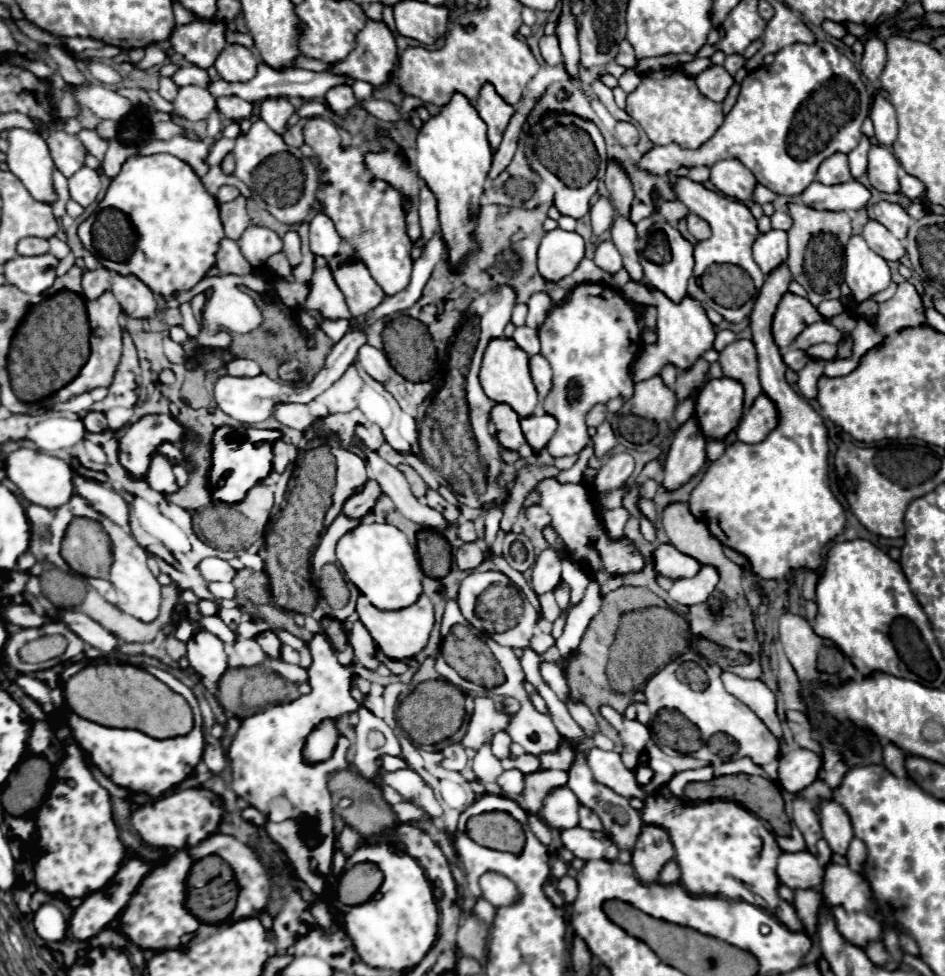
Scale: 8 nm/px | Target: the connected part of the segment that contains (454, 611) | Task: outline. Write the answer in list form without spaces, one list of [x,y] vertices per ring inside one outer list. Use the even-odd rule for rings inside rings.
[[[455,600],[447,602],[445,611],[443,614],[440,633],[442,636],[446,636],[449,633],[449,629],[457,623],[462,623],[462,615],[460,615],[460,609]]]

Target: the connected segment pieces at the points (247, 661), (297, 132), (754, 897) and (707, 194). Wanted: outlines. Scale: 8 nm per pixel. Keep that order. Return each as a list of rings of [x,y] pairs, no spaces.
[[[238,639],[238,643],[234,645],[234,649],[240,655],[244,667],[252,667],[252,665],[260,665],[260,663],[266,665],[264,663],[266,653],[260,649],[260,645],[254,639]]]
[[[300,119],[294,127],[290,127],[286,133],[284,133],[284,141],[292,147],[300,147],[304,143],[304,137],[302,137],[302,127],[304,127],[306,119]]]
[[[648,797],[644,801],[642,819],[644,823],[656,823],[664,827],[670,835],[670,841],[676,851],[676,861],[680,865],[682,877],[680,883],[694,895],[708,893],[708,895],[722,895],[728,899],[744,899],[752,905],[764,907],[772,915],[776,915],[786,927],[792,927],[792,931],[802,931],[800,919],[796,919],[796,911],[792,911],[792,905],[778,897],[778,879],[776,879],[776,859],[780,855],[780,847],[772,835],[772,831],[766,827],[766,823],[758,817],[754,817],[750,811],[740,807],[732,801],[706,801],[698,805],[676,805],[674,801],[666,801],[660,797]]]
[[[680,175],[680,177],[674,177],[670,183],[672,183],[672,189],[676,193],[676,199],[682,201],[688,207],[690,213],[696,213],[698,217],[702,217],[712,229],[710,239],[700,241],[694,247],[696,267],[693,269],[693,276],[700,279],[704,269],[708,265],[712,265],[712,263],[734,263],[734,265],[740,265],[742,269],[746,269],[750,273],[750,277],[754,279],[756,289],[760,289],[762,283],[764,283],[764,275],[762,275],[760,267],[754,263],[754,259],[752,259],[752,243],[758,239],[760,231],[758,231],[758,221],[750,213],[750,209],[742,201],[736,201],[732,197],[726,197],[726,195],[720,195],[716,191],[710,191],[702,183],[692,181],[690,177]]]

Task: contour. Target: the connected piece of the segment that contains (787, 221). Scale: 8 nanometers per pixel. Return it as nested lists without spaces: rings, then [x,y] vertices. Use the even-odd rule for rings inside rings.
[[[776,211],[770,219],[772,219],[772,229],[784,229],[784,231],[788,231],[792,227],[792,219],[790,219],[788,213]]]

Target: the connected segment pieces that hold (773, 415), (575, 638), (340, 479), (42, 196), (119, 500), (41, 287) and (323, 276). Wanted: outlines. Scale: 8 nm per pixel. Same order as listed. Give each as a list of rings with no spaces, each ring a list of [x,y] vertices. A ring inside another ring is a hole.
[[[760,395],[752,409],[742,417],[736,435],[744,443],[760,443],[772,429],[778,427],[778,407],[768,395]]]
[[[590,583],[586,587],[584,599],[570,609],[566,625],[564,625],[564,633],[556,641],[562,657],[570,657],[578,649],[586,627],[590,625],[592,617],[600,611],[600,597],[602,597],[600,595],[600,585],[598,583]]]
[[[338,435],[330,439],[330,445],[332,445],[332,453],[336,457],[336,469],[338,469],[336,471],[334,505],[340,511],[344,501],[350,495],[354,495],[356,491],[360,491],[364,487],[364,483],[368,481],[368,477],[366,477],[366,461],[360,455],[344,449]]]
[[[10,129],[8,131],[8,169],[24,183],[30,195],[38,201],[54,203],[54,187],[52,187],[52,167],[54,161],[50,157],[46,141],[36,131],[26,129]]]
[[[74,479],[74,493],[84,495],[84,499],[88,499],[88,503],[92,503],[92,507],[100,515],[108,517],[112,523],[120,527],[130,527],[130,505],[116,491],[110,491],[96,481],[78,485]]]
[[[52,253],[24,257],[16,255],[4,265],[4,277],[10,285],[18,287],[24,293],[40,295],[52,287],[56,279],[58,259]]]
[[[316,257],[314,273],[312,273],[308,285],[310,285],[310,293],[306,299],[306,309],[314,309],[326,319],[340,319],[340,317],[350,319],[352,317],[346,307],[344,295],[340,293],[338,285],[334,283],[332,271],[324,257]]]

